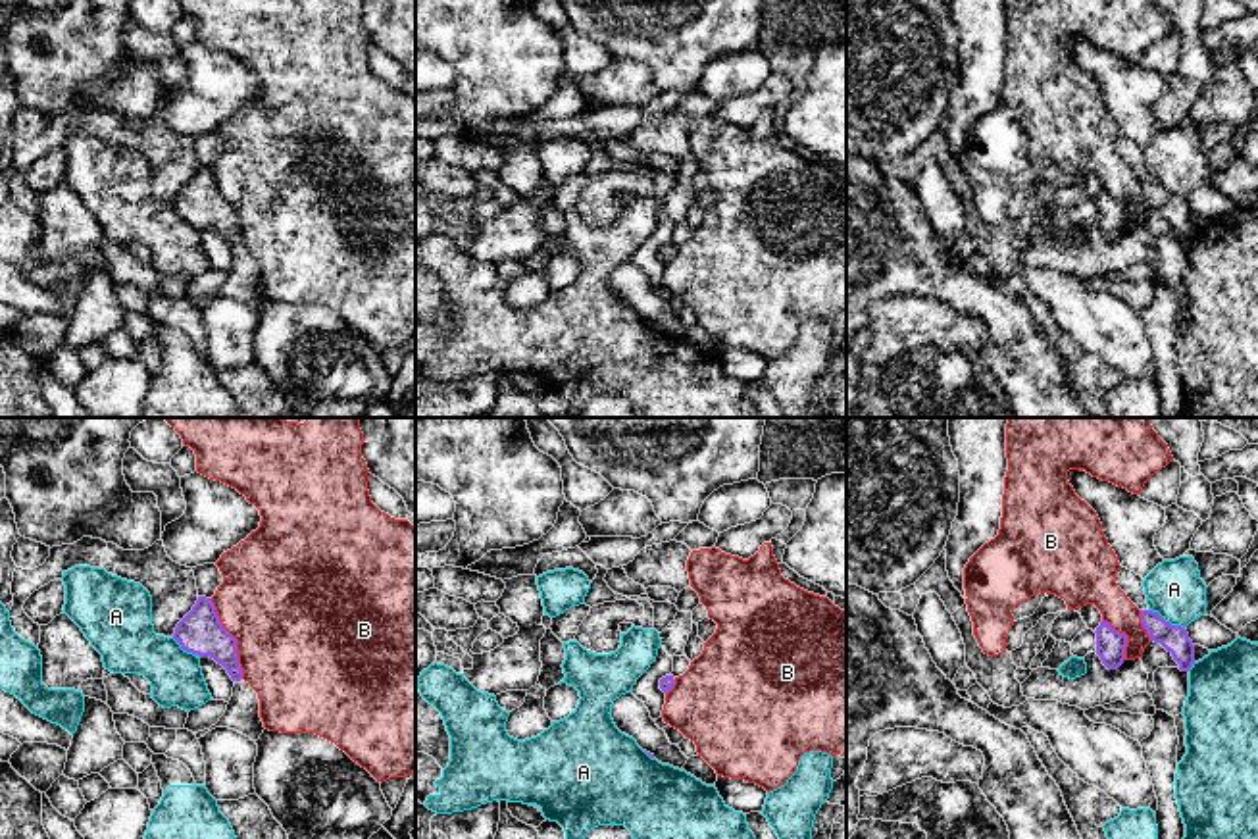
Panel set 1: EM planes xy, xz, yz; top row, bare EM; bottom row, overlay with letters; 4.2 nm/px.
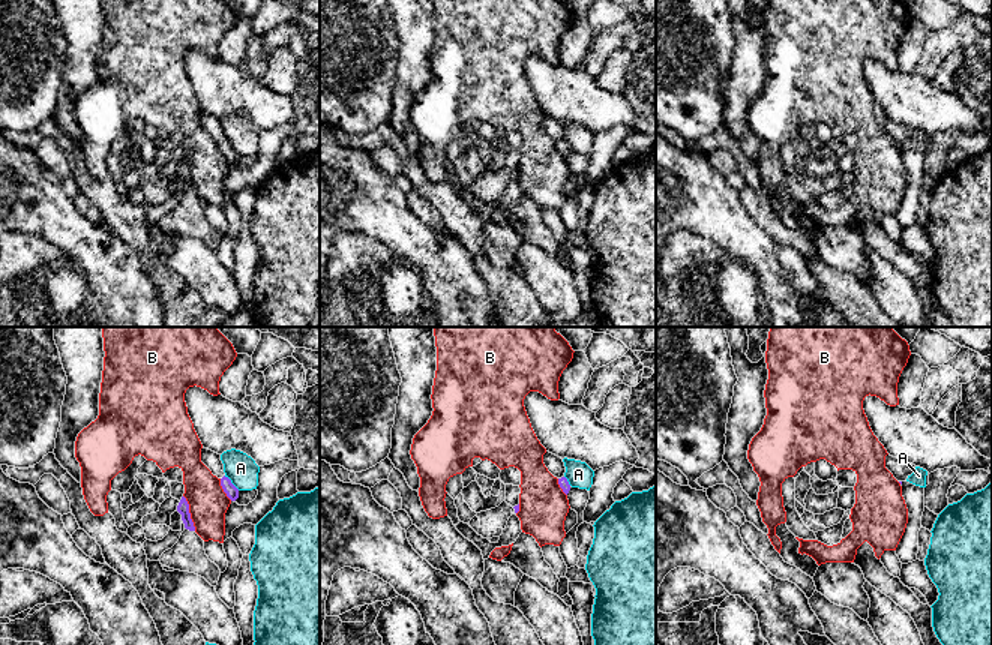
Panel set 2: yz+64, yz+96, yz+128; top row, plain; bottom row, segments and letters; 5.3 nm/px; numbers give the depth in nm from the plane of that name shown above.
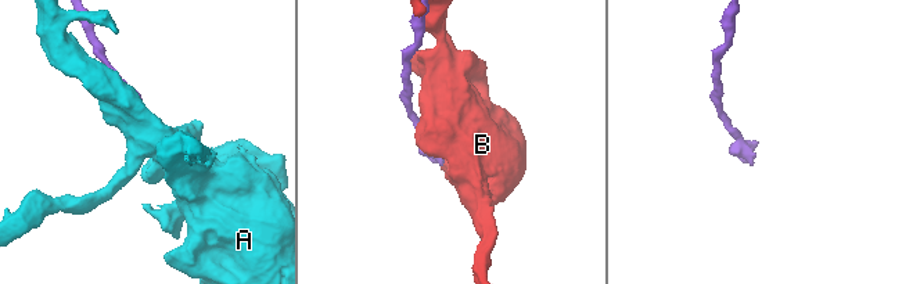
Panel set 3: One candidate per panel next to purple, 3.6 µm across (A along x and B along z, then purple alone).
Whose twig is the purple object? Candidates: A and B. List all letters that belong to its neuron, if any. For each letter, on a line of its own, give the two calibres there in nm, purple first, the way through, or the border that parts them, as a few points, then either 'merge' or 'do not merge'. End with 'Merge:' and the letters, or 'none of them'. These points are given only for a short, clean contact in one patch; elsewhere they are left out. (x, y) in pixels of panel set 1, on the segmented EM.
A: 110 nm thick on the purple side, 240 nm on the other; do not merge
B: 190 nm thick on the purple side, 500 nm on the other; do not merge
Merge: none of them

